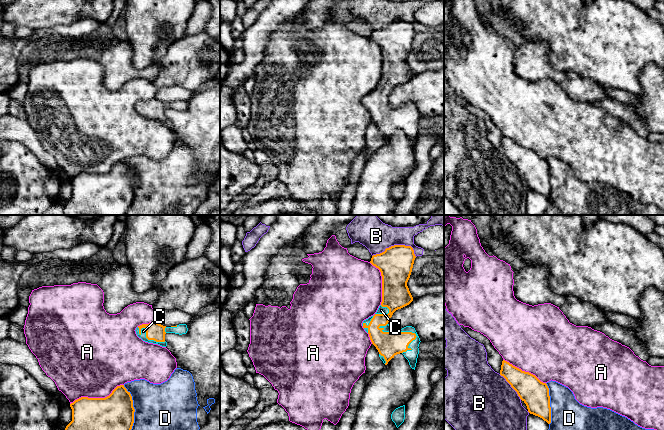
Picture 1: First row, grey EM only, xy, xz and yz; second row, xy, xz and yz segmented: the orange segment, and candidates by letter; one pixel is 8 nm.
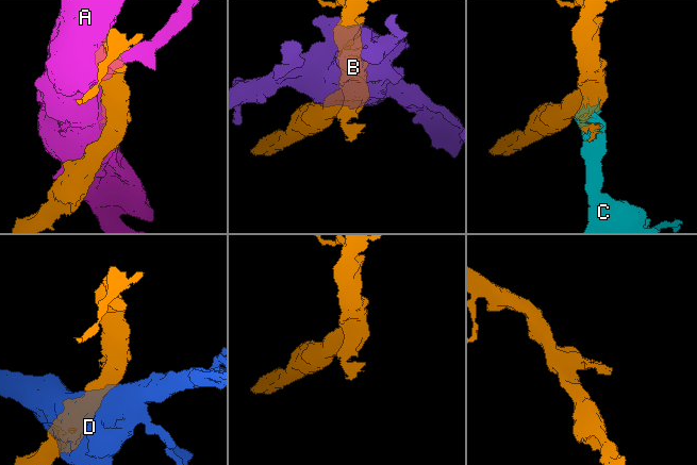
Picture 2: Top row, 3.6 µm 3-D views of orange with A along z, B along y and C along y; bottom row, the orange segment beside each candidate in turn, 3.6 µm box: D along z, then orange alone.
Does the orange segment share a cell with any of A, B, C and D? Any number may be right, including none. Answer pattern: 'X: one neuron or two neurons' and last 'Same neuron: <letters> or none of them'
A: two neurons
B: two neurons
C: one neuron
D: two neurons
Same neuron: C

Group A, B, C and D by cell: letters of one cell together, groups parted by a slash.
A / B / C / D

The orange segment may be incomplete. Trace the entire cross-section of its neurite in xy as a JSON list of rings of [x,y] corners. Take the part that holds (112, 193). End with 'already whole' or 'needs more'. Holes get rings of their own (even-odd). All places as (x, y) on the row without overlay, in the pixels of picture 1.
[[[124,161],[117,162],[105,174],[81,173],[70,180],[72,197],[64,206],[64,215],[126,215],[134,199],[133,176]]] | already whole

